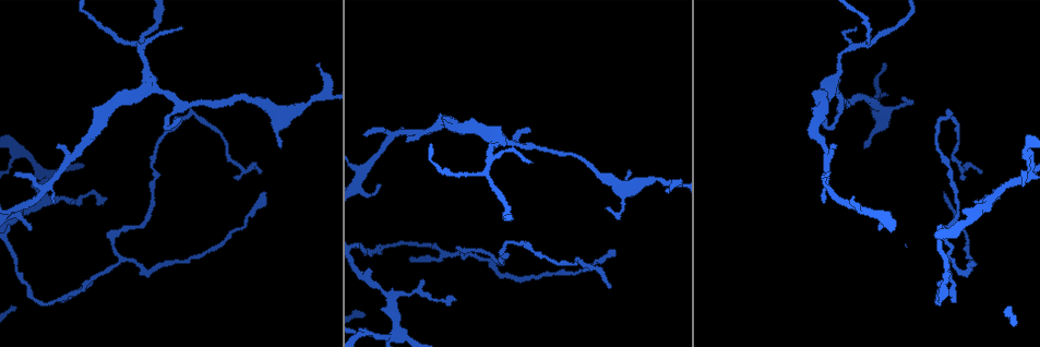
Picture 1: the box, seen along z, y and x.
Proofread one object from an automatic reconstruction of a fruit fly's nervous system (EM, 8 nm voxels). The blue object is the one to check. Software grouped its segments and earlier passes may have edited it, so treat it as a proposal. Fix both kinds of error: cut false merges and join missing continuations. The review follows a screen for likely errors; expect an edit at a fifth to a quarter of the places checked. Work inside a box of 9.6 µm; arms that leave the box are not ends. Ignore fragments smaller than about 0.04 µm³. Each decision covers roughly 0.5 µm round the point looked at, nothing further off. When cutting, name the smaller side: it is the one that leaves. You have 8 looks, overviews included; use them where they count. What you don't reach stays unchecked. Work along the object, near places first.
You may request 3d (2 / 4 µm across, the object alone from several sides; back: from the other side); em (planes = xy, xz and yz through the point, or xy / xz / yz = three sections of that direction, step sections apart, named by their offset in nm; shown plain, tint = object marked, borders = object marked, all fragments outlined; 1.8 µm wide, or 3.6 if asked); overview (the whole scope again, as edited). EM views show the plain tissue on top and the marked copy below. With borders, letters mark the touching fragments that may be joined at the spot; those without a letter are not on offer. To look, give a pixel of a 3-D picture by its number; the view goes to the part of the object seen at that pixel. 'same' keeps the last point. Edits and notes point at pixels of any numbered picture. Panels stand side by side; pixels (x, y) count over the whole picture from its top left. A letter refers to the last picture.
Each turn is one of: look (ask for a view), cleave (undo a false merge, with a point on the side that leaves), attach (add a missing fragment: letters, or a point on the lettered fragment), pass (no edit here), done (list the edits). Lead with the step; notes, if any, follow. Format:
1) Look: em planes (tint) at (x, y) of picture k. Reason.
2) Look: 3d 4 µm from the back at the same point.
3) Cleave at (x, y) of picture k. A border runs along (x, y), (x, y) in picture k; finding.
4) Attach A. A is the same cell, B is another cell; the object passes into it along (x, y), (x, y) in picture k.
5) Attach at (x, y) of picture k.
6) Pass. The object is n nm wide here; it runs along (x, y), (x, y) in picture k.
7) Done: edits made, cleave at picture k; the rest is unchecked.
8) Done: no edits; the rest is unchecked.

Look: em xy step 16 (tint) at (857, 26) of picture 1. An open end.

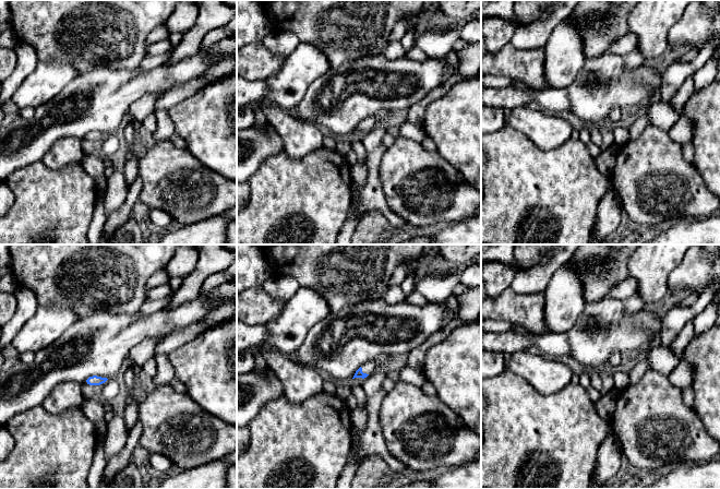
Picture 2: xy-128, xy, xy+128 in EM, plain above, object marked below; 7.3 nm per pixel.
Look: em planes (borders) at the same point.

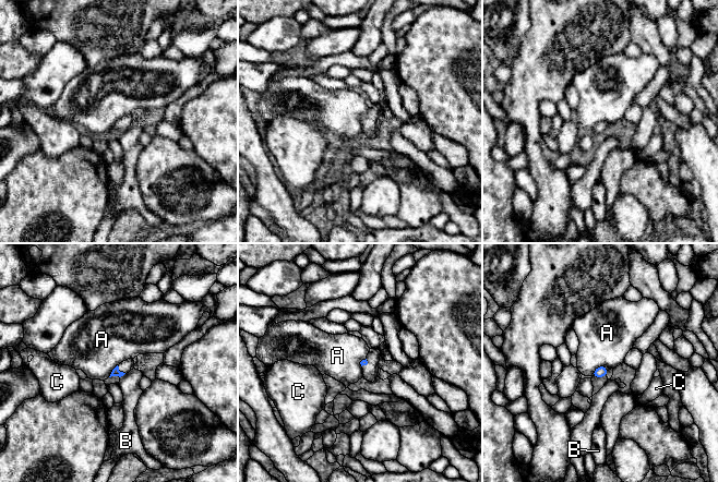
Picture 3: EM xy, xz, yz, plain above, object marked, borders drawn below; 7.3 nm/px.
Pass. The longest contact is with A, 140 nm; A, B and C are other cells; a border runs along (608, 369), (599, 365), (590, 375) in picture 3; none of them fits.

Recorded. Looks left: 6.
Look: 3d 2 µm at (585, 272) of picture 1. Tapers out.

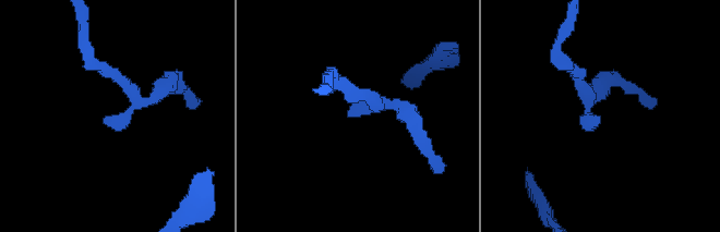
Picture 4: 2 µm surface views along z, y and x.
Look: em planes (borders) at (106, 115) of picture 4.

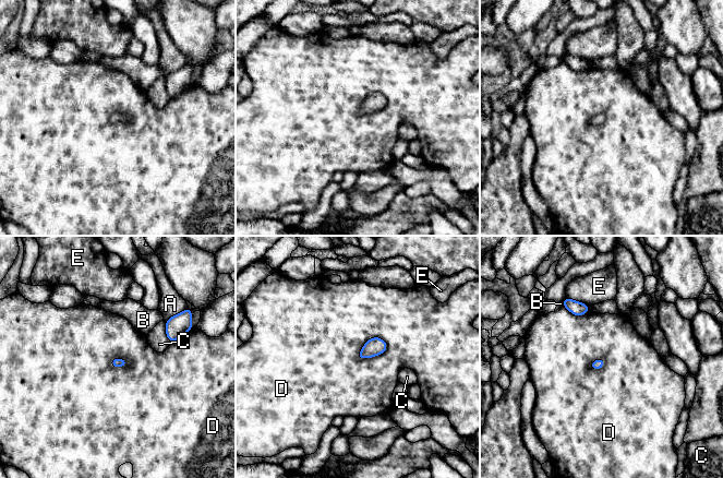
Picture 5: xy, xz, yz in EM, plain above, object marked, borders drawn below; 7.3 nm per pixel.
Pass. The longest contact is with D, 260 nm; A, B, C, D and E are other cells; a border runs along (387, 344), (376, 356), (357, 357) in picture 5; no lettered fragment goes on from it.

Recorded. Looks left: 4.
Look: em planes (borders) at (827, 177) of picture 1. Thin end.

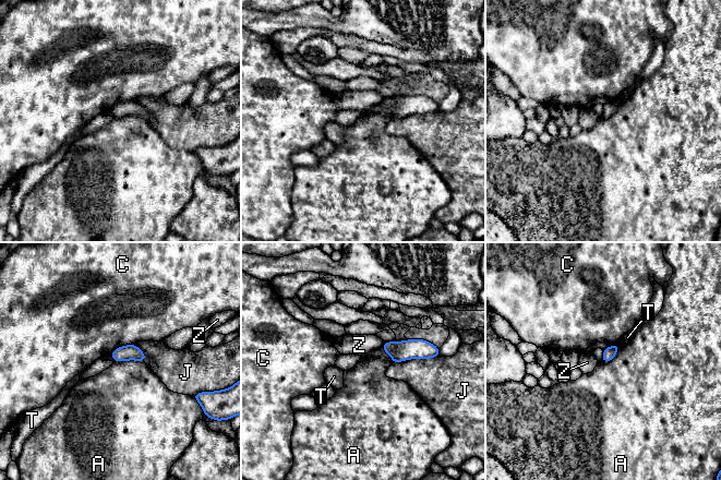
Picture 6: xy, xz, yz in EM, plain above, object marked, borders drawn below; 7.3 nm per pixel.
Pass. A, C, J, T and Z are other cells; a border runs along (115, 360), (141, 360), (143, 362) in picture 6; no lettered fragment goes on from it.

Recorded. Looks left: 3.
Done: no edits; the rest is unchecked.

